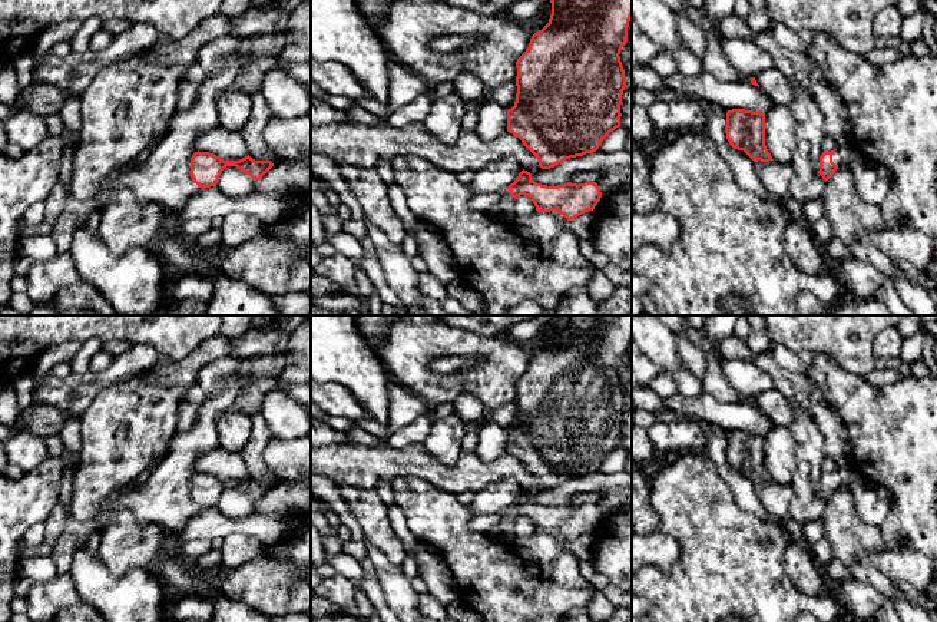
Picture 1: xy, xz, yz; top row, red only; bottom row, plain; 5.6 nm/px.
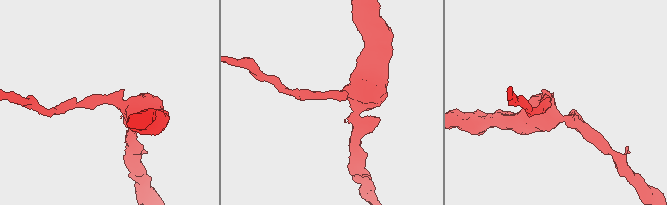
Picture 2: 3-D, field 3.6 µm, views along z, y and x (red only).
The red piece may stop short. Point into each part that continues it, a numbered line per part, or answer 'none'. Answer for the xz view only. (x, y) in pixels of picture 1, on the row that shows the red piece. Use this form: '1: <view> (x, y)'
1: xz (503, 209)

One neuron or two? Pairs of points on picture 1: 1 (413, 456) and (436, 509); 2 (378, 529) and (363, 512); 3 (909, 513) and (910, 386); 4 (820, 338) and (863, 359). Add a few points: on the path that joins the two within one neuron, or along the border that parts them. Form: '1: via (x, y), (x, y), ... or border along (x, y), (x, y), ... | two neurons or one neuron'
1: border along (390, 482), (396, 477), (420, 477), (454, 493) | two neurons
2: via (376, 525), (367, 516) | one neuron
3: via (911, 482), (909, 417) | one neuron
4: via (830, 338), (841, 338), (853, 350) | one neuron

